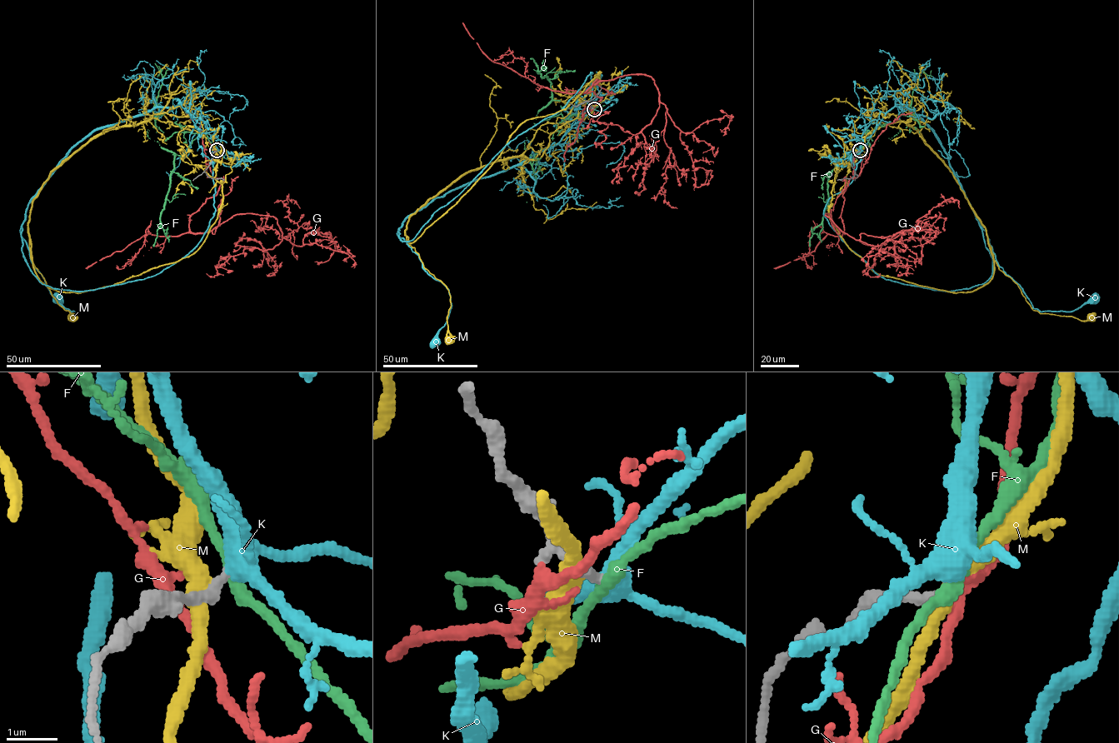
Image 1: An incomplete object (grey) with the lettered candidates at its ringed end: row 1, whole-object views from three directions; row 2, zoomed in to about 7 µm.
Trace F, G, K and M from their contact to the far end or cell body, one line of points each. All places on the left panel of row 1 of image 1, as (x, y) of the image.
F: (217, 150), (202, 132), (175, 132), (159, 142), (175, 155), (170, 189), (160, 216), (166, 236), (168, 226)
G: (215, 152), (224, 181), (192, 231), (269, 215), (296, 246), (314, 230), (331, 236), (329, 259), (315, 261)
K: (217, 151), (180, 107), (156, 107), (81, 139), (32, 199), (20, 231), (50, 293), (74, 311), (56, 298)
M: (216, 152), (206, 132), (151, 118), (94, 136), (52, 172), (30, 211), (31, 260), (72, 316)

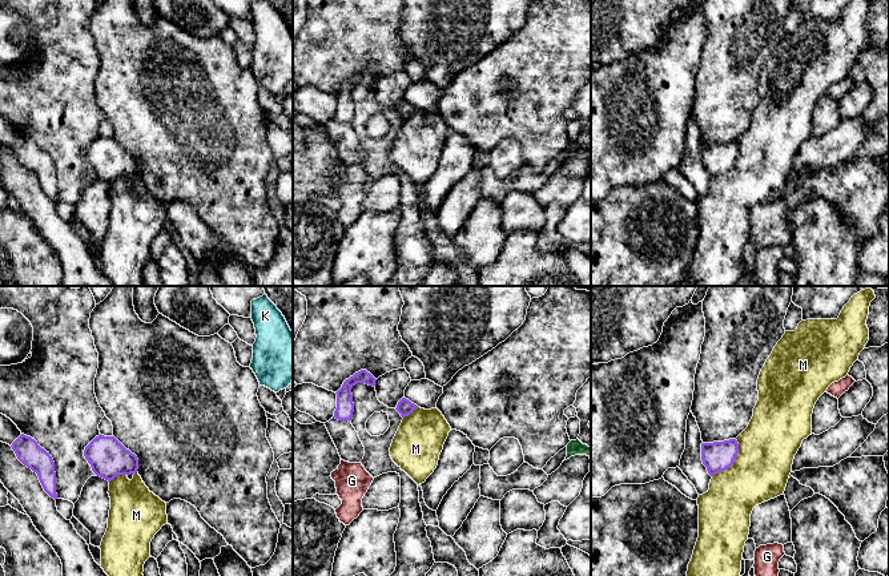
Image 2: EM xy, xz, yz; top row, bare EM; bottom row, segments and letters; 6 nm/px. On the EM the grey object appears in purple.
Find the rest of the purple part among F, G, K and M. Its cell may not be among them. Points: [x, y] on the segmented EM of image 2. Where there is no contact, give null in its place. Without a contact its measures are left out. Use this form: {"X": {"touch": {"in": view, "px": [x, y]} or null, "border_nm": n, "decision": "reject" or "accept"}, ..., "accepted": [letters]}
{"F": {"touch": null, "decision": "reject"}, "G": {"touch": null, "decision": "reject"}, "K": {"touch": null, "decision": "accept"}, "M": {"touch": {"in": "yz", "px": [733, 460]}, "border_nm": 280, "decision": "reject"}, "accepted": ["K"]}

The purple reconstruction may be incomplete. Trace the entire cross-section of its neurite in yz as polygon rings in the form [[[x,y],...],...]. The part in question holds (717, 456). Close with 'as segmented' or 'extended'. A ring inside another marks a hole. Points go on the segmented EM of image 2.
[[[736,439],[701,443],[701,460],[711,476],[729,468],[737,454],[739,443]]] | as segmented

